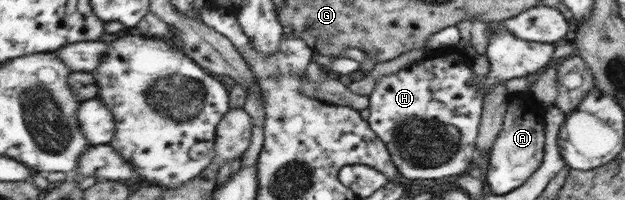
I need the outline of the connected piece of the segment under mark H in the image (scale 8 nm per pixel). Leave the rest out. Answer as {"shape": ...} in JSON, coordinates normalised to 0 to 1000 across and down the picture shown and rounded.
{"shape":[[[742,275],[693,280],[662,310],[629,375],[608,385],[589,480],[592,645],[614,710],[635,860],[650,895],[704,895],[742,875],[763,785],[760,705],[770,610],[774,480],[784,435],[762,425],[754,305]]]}

